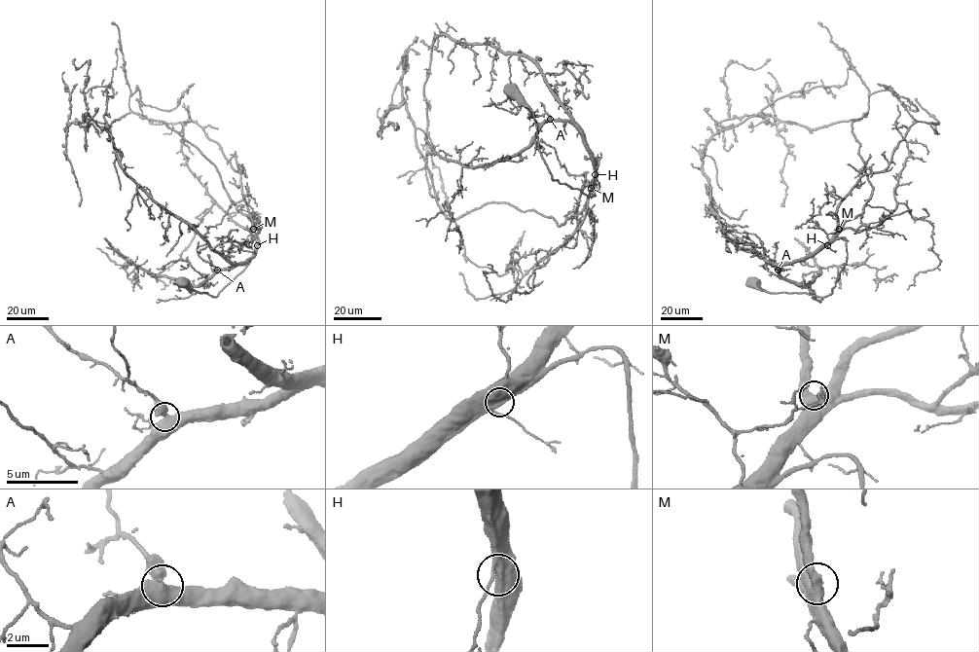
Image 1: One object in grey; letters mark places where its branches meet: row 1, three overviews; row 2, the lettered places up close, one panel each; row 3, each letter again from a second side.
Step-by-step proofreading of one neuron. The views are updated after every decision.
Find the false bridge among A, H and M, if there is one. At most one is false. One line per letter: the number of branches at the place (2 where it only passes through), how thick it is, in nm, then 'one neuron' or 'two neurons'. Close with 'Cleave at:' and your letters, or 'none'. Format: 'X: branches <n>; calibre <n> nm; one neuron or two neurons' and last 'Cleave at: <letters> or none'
A: branches 2; calibre 550 nm; one neuron
H: branches 2; calibre 550 nm; one neuron
M: branches 2; calibre 600 nm; one neuron
Cleave at: none

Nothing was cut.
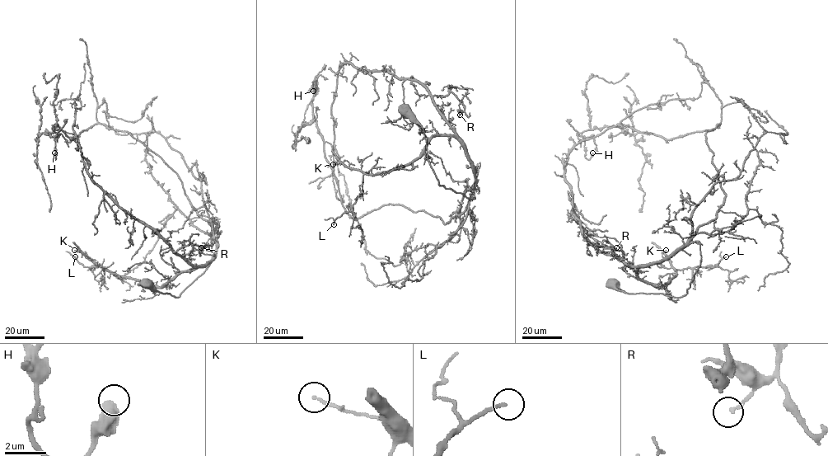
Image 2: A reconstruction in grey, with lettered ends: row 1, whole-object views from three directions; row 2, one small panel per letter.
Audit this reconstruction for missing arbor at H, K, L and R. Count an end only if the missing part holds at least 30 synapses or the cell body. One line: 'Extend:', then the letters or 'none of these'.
Extend: none of these

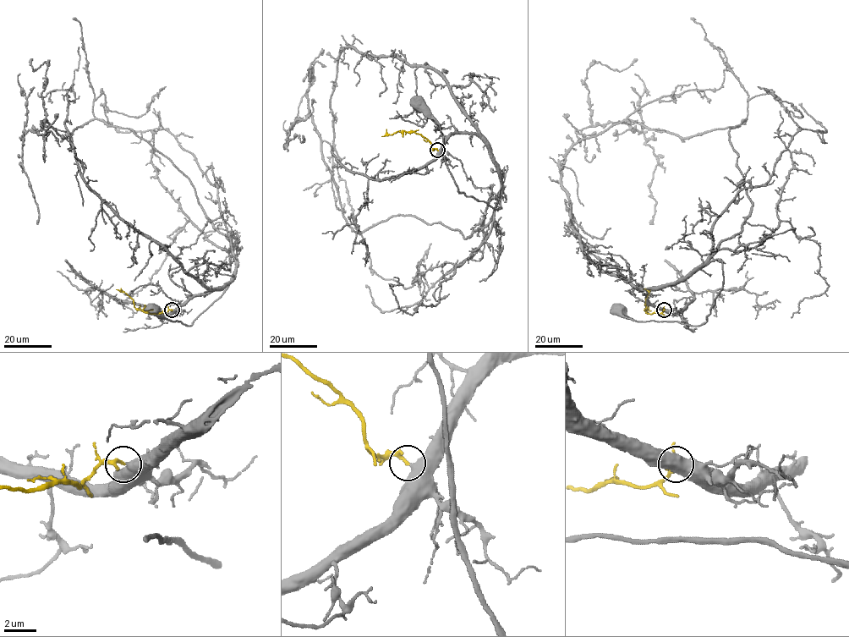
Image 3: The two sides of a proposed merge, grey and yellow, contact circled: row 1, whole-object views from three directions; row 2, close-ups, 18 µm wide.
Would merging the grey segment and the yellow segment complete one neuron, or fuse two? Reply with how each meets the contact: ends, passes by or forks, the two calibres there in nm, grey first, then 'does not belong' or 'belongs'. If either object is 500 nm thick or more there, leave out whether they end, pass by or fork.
550/180 nm | belongs

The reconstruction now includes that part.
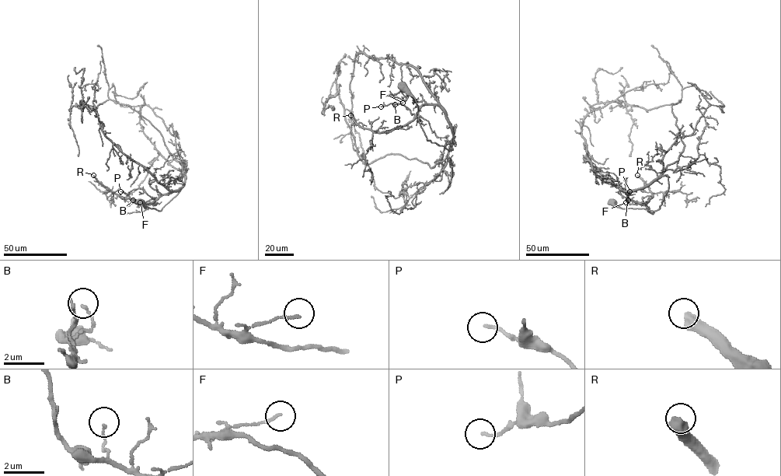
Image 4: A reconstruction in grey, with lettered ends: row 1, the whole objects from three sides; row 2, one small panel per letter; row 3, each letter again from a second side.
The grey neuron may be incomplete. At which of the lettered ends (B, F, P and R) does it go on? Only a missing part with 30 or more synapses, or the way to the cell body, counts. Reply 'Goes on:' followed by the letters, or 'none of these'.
Goes on: R

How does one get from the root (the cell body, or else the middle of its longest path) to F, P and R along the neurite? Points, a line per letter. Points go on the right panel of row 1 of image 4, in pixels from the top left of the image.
F: (612, 202), (622, 208), (656, 211), (668, 190), (667, 176), (631, 190), (628, 197), (636, 202), (625, 202)
P: (612, 202), (656, 211), (668, 190), (667, 176), (631, 190), (628, 197), (636, 204), (627, 204), (629, 191)
R: (612, 202), (622, 208), (660, 208), (667, 176), (628, 194), (641, 204), (653, 194), (637, 175)

